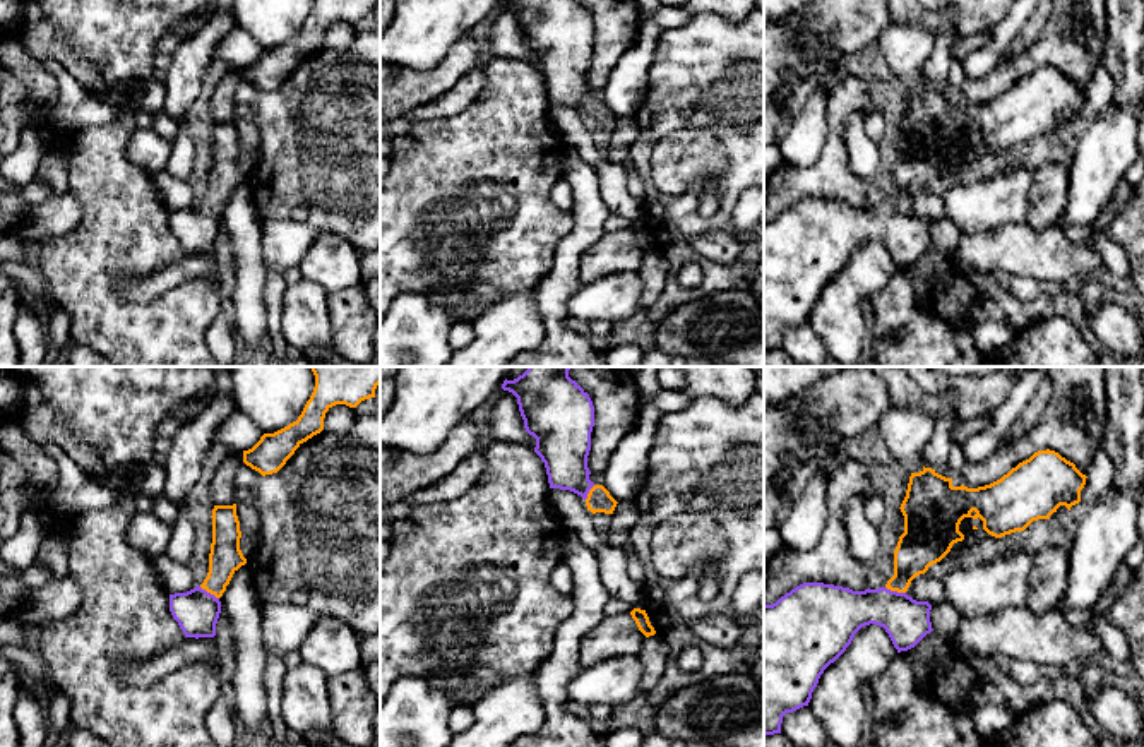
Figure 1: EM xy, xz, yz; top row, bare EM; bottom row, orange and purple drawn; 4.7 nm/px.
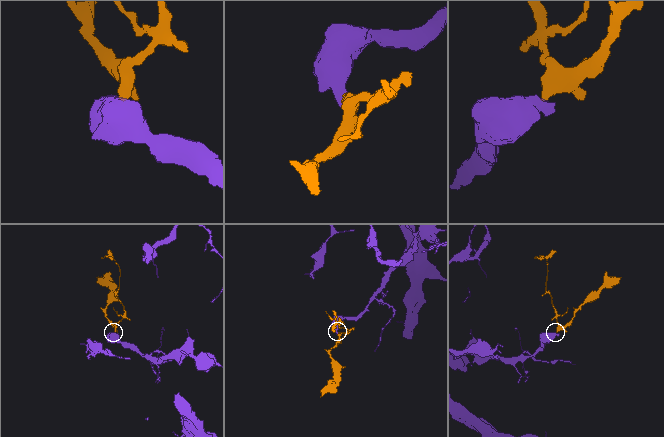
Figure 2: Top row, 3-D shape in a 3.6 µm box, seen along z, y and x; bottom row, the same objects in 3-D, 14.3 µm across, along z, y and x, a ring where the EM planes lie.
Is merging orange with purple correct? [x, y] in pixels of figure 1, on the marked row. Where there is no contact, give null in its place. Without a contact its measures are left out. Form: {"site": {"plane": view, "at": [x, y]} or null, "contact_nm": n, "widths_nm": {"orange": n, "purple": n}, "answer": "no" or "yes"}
{"site": {"plane": "yz", "at": [896, 590]}, "contact_nm": 100, "widths_nm": {"orange": 200, "purple": 220}, "answer": "yes"}

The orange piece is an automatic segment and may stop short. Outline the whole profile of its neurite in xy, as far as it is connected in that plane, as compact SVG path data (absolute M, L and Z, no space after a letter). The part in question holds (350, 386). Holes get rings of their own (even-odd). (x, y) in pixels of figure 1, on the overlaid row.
M312 367L315 387L296 421L264 433L248 451L243 463L262 476L277 473L295 451L324 430L325 413L336 404L356 408L375 397L380 384L380 367Z

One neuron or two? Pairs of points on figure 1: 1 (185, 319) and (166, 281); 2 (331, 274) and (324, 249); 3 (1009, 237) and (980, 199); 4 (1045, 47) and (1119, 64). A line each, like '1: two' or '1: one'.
1: two
2: one
3: two
4: two

